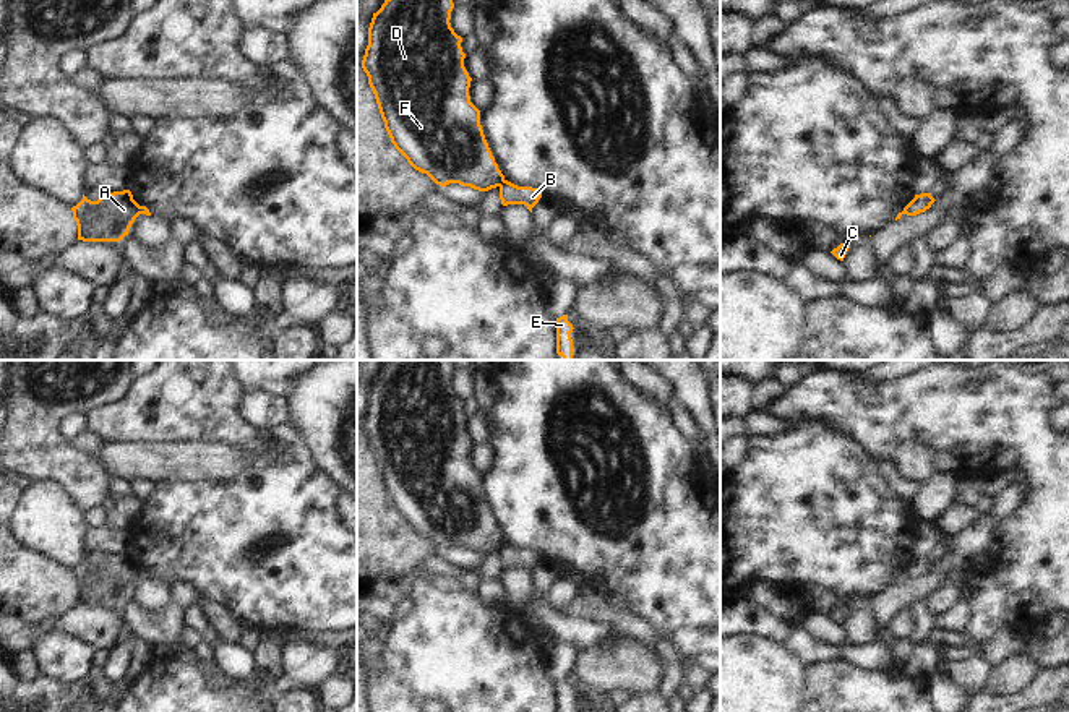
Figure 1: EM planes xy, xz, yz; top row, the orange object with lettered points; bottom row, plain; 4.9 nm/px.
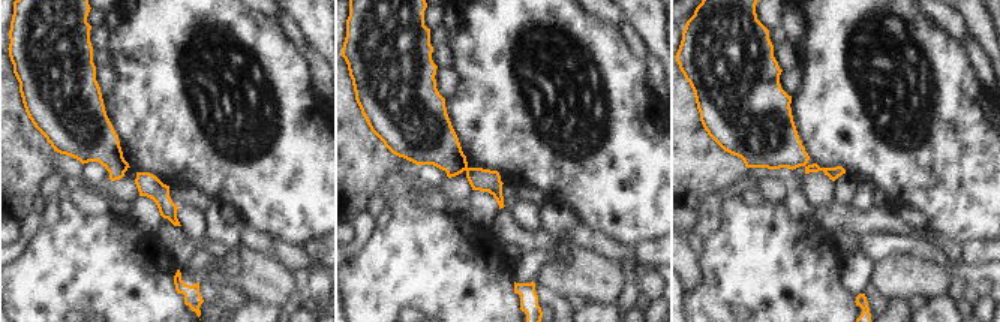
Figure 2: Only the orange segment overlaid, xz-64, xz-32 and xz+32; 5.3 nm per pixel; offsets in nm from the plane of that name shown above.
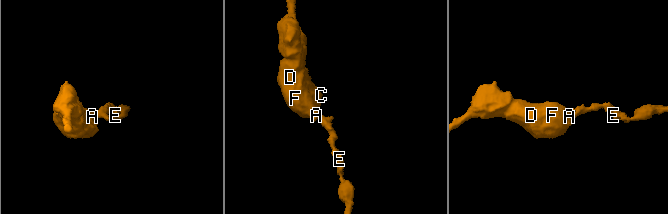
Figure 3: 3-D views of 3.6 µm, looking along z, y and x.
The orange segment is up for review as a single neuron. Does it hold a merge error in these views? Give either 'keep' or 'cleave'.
keep

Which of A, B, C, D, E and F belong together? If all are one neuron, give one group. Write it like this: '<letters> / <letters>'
A B C D E F

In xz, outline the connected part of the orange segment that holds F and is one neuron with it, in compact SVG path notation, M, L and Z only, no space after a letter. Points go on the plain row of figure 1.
M388 360L373 376L362 431L384 491L407 525L436 548L459 547L479 555L498 550L503 569L524 568L532 576L542 553L504 542L485 503L480 474L470 465L472 441L464 430L462 401L449 386L453 371L453 360Z

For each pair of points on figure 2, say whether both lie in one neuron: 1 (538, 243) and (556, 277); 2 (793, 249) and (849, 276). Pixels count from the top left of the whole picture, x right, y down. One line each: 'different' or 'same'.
1: different
2: different

